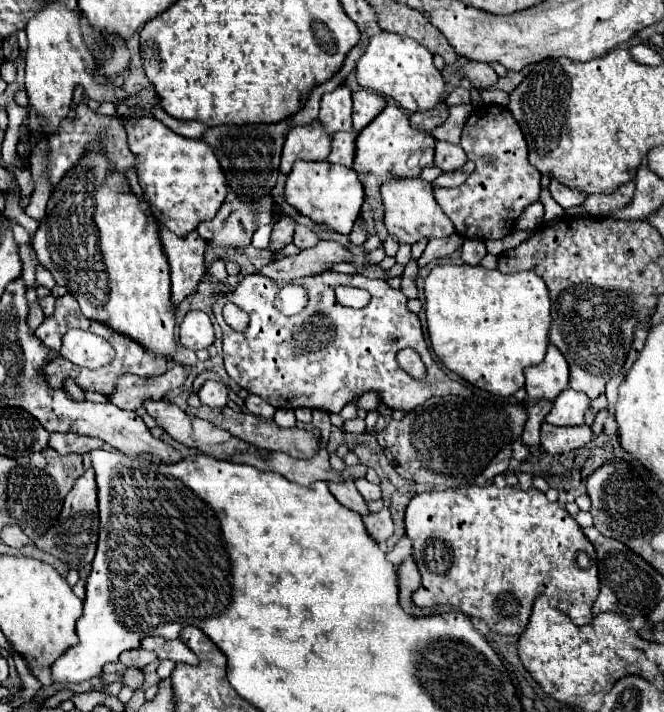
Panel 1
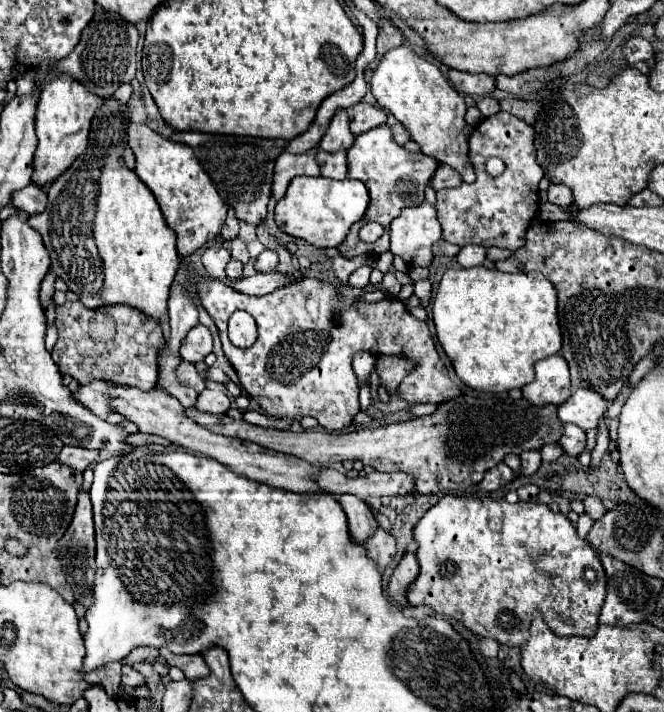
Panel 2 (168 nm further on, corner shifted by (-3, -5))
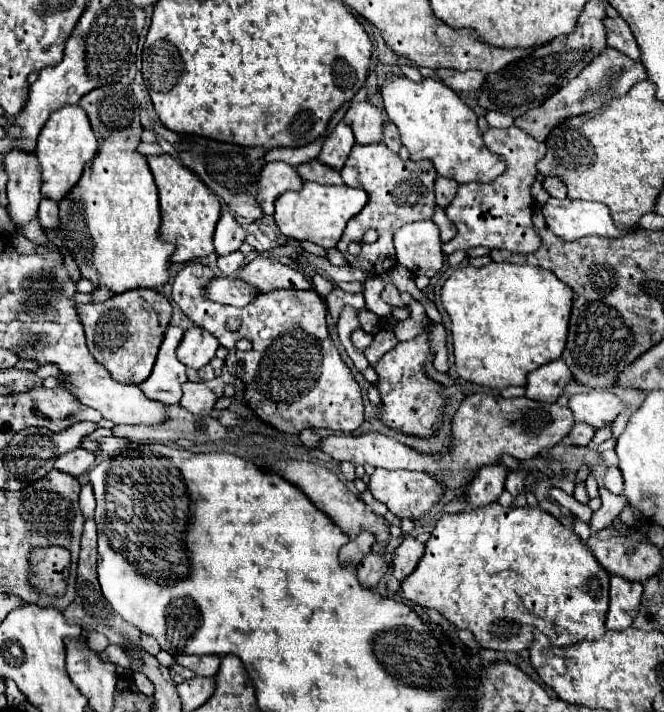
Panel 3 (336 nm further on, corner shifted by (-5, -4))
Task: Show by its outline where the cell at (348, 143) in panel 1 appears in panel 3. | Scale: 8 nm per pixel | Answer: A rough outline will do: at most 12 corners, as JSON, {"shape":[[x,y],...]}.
{"shape":[[320,160],[298,166],[300,176],[320,184],[342,184],[338,170]]}

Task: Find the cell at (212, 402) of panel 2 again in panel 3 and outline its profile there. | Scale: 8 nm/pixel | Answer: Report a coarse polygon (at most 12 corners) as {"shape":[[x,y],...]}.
{"shape":[[186,382],[180,406],[208,416],[218,396],[204,382]]}

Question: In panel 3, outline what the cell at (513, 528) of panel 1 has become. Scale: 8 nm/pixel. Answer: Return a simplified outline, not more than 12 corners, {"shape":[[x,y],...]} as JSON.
{"shape":[[542,508],[444,514],[406,600],[520,652],[602,638],[610,574]]}

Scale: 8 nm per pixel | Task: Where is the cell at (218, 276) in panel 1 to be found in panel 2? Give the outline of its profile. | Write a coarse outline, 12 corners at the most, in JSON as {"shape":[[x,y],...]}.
{"shape":[[218,239],[202,255],[208,275],[226,277],[230,251]]}

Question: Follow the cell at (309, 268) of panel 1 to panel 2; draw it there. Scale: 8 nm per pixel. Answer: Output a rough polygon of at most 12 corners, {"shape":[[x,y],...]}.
{"shape":[[256,273],[230,283],[244,295],[266,295],[292,283],[290,275]]}

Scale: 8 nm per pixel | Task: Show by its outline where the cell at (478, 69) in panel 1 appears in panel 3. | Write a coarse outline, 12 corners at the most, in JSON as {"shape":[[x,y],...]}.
{"shape":[[440,68],[440,80],[456,92],[478,90],[486,74]]}

